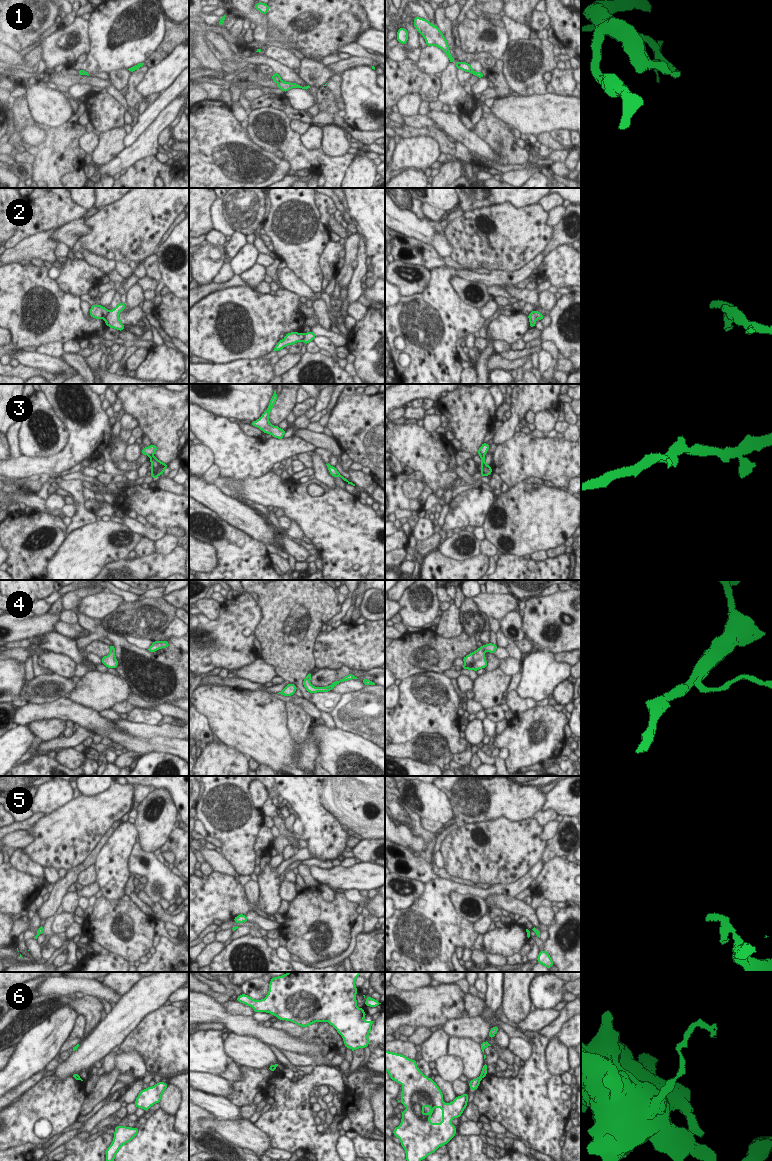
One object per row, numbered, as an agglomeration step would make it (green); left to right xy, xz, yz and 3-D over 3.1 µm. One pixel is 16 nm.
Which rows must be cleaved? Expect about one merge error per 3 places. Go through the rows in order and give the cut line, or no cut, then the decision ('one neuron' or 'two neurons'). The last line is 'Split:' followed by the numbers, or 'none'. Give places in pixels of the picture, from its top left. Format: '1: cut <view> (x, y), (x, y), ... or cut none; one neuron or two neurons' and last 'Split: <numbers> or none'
1: cut xz (281, 80), (277, 83); two neurons
2: cut xy (110, 311), (104, 318); two neurons
3: cut xy (152, 456), (150, 458); two neurons
4: cut none; one neuron
5: cut none; one neuron
6: cut xz (270, 1066), (275, 1068); two neurons
Split: 1, 2, 3, 6

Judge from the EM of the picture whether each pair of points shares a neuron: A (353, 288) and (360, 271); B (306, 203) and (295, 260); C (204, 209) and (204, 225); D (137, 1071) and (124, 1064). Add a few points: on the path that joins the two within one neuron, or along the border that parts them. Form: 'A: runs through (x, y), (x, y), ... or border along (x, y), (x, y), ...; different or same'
A: runs through (356, 284), (358, 275); same
B: runs through (298, 217), (298, 246); same
C: runs through (204, 213), (204, 221); same
D: runs through (134, 1068), (127, 1064); same

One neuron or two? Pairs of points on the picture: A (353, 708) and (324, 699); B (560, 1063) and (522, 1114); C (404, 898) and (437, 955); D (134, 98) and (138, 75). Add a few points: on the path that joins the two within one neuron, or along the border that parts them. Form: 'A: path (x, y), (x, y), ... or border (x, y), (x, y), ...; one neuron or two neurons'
A: border (342, 695), (342, 698), (330, 712); two neurons
B: border (545, 1051), (546, 1069), (552, 1075), (560, 1076); two neurons
C: border (423, 887), (423, 891), (408, 907), (395, 911); two neurons
D: path (133, 92), (134, 81); one neuron

